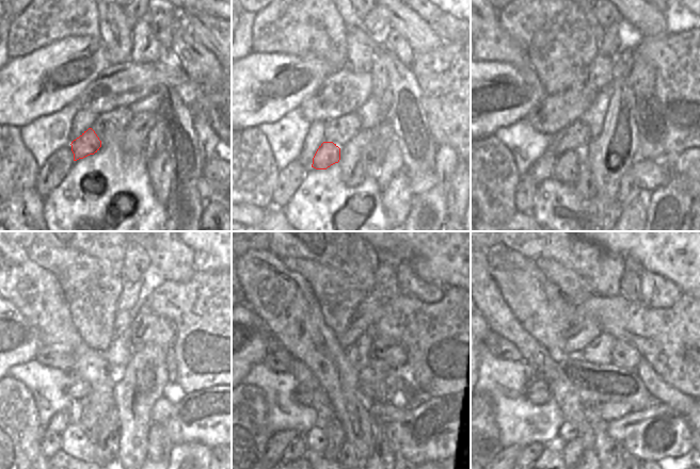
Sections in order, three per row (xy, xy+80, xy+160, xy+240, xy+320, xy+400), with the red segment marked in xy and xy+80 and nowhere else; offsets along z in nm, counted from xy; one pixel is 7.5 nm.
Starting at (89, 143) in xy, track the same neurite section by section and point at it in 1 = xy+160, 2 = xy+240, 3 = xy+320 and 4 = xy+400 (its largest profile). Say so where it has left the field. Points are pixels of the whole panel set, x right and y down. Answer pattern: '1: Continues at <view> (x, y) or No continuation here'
1: Continues at xy+160 (567, 165)
2: Continues at xy+240 (90, 421)
3: Continues at xy+320 (335, 435)
4: Continues at xy+400 (574, 448)

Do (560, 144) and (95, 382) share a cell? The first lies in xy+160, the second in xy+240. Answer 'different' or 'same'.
different

